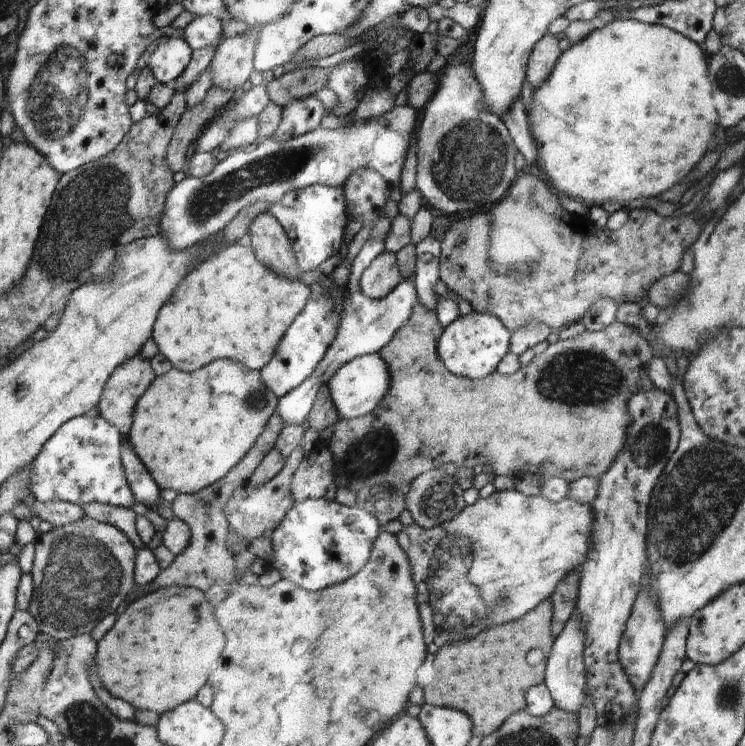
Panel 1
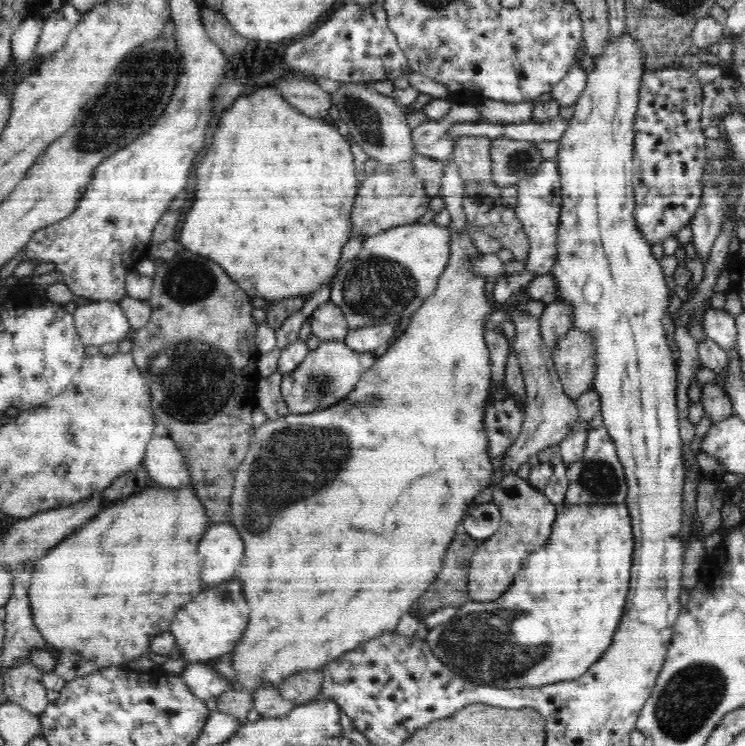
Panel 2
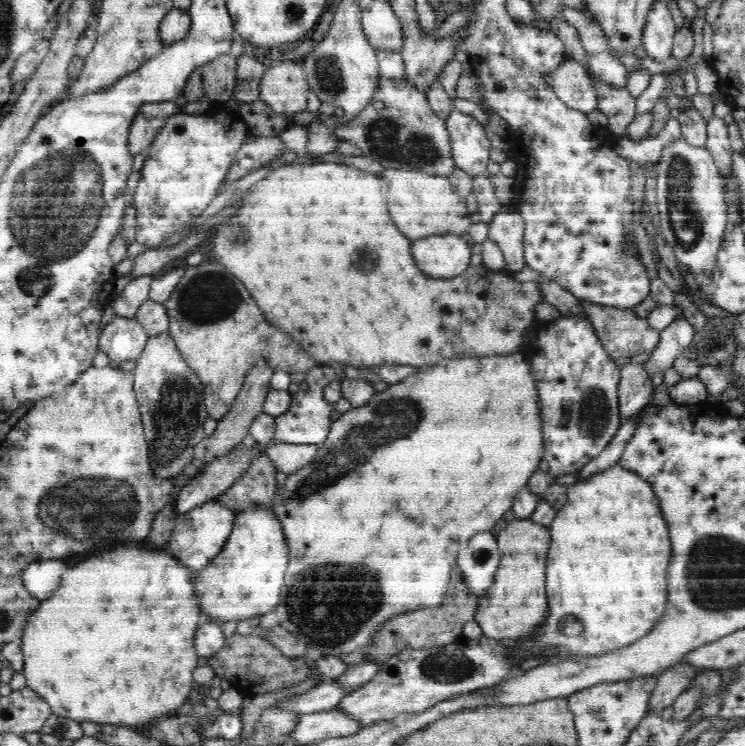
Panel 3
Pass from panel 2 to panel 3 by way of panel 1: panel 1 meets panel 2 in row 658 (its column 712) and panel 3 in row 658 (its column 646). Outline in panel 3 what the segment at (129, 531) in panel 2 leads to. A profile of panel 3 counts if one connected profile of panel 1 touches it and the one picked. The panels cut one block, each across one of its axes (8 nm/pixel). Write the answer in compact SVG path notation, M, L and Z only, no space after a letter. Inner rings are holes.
M135 543L118 544L110 552L98 552L74 566L67 568L62 575L61 585L50 593L46 600L41 600L39 607L29 614L24 623L24 634L19 643L21 645L24 668L23 674L27 680L27 687L32 689L45 704L52 709L52 713L64 718L71 718L80 724L82 721L114 724L124 727L136 728L142 724L156 724L162 718L166 718L166 712L176 710L195 686L193 682L193 670L198 667L199 654L195 649L196 632L203 621L199 610L199 600L195 594L195 582L190 578L188 567L180 564L176 557L172 556L167 548L150 549L137 548Z

